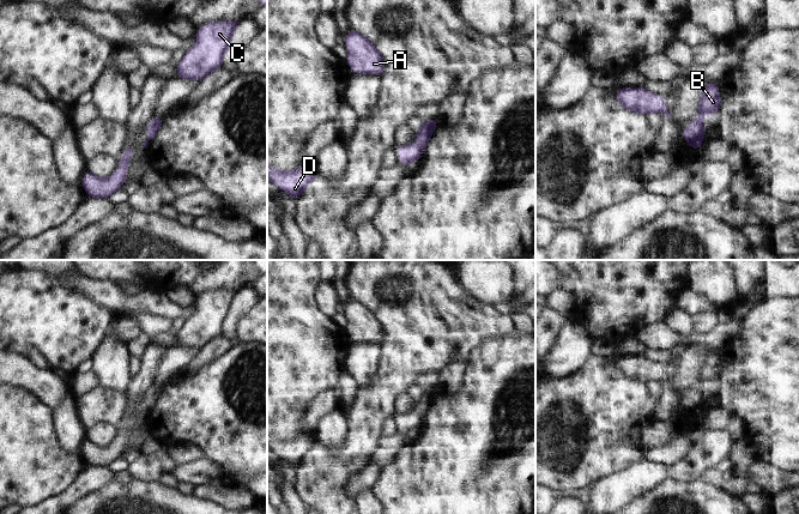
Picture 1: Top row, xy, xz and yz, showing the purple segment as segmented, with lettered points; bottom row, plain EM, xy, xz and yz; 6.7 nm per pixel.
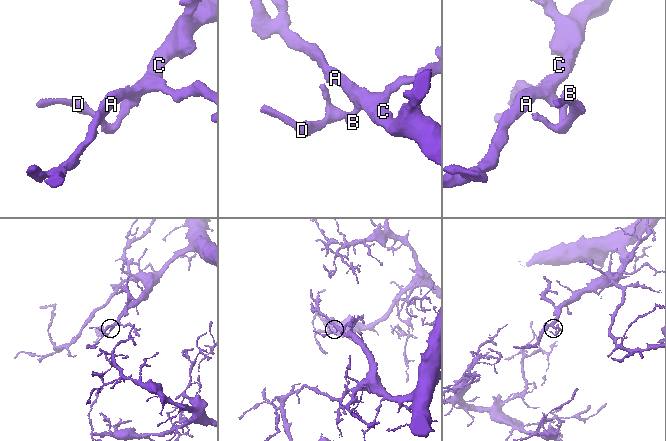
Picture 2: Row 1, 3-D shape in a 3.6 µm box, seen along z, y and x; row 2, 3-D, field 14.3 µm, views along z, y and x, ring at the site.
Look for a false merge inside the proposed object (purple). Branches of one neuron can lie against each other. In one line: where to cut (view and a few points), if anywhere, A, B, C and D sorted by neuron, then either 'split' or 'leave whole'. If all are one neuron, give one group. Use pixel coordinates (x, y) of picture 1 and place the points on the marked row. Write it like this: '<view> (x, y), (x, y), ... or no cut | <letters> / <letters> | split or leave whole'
no cut | A B C D | leave whole

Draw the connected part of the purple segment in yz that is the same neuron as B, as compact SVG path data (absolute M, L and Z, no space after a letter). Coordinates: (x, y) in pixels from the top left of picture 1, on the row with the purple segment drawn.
M709 81L704 84L700 102L698 102L698 116L695 117L684 129L682 131L686 144L692 150L700 150L702 140L707 135L703 126L702 116L709 116L715 113L720 113L721 109L721 96L719 93L718 84Z

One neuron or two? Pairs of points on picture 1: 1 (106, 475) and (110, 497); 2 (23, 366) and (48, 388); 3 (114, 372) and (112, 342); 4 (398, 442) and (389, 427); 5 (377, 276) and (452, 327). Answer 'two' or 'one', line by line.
1: two
2: one
3: one
4: two
5: one

